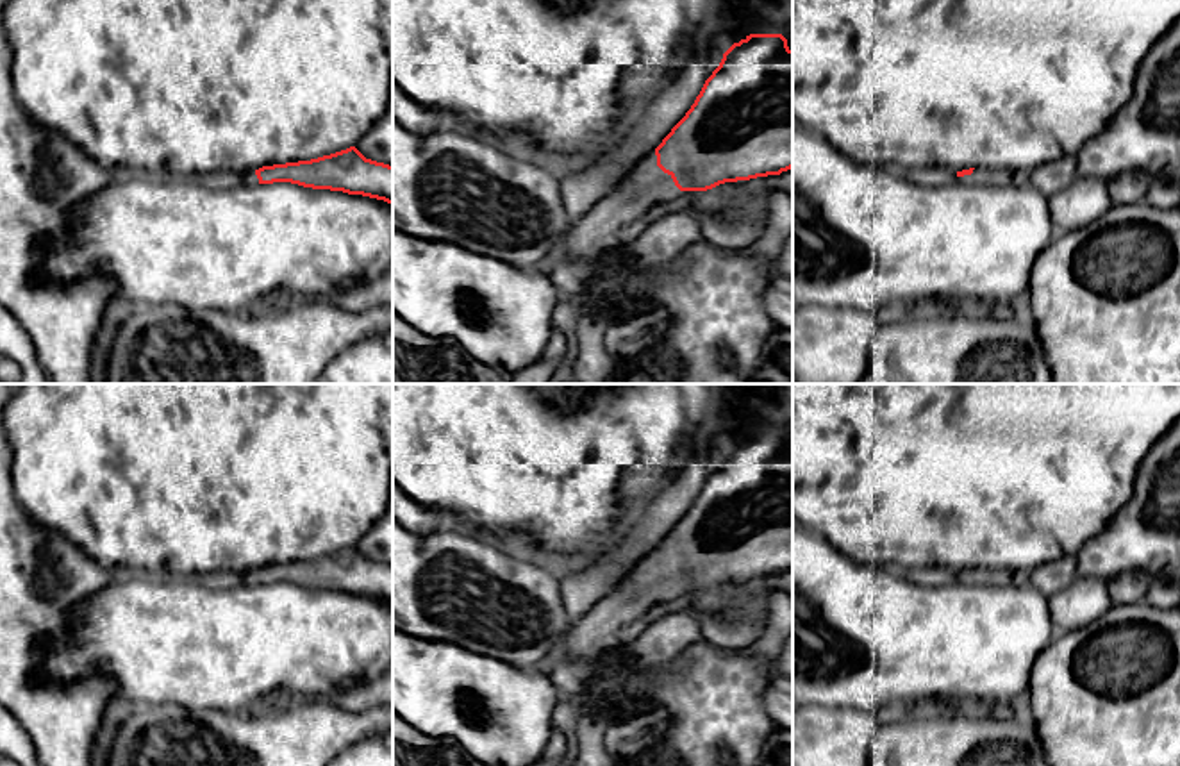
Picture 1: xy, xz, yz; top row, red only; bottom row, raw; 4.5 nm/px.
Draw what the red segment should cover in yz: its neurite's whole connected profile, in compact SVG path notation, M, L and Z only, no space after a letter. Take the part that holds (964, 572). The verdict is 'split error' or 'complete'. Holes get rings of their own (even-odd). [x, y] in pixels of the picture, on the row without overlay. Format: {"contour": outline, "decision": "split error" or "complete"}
{"contour": "M969 568L957 571L959 582L968 586L1014 586L1025 577L1010 570Z", "decision": "split error"}

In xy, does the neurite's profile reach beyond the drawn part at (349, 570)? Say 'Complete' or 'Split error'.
Split error

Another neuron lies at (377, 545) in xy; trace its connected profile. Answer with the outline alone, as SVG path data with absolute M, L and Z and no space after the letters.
M393 484L384 516L366 532L355 548L366 559L393 566Z

